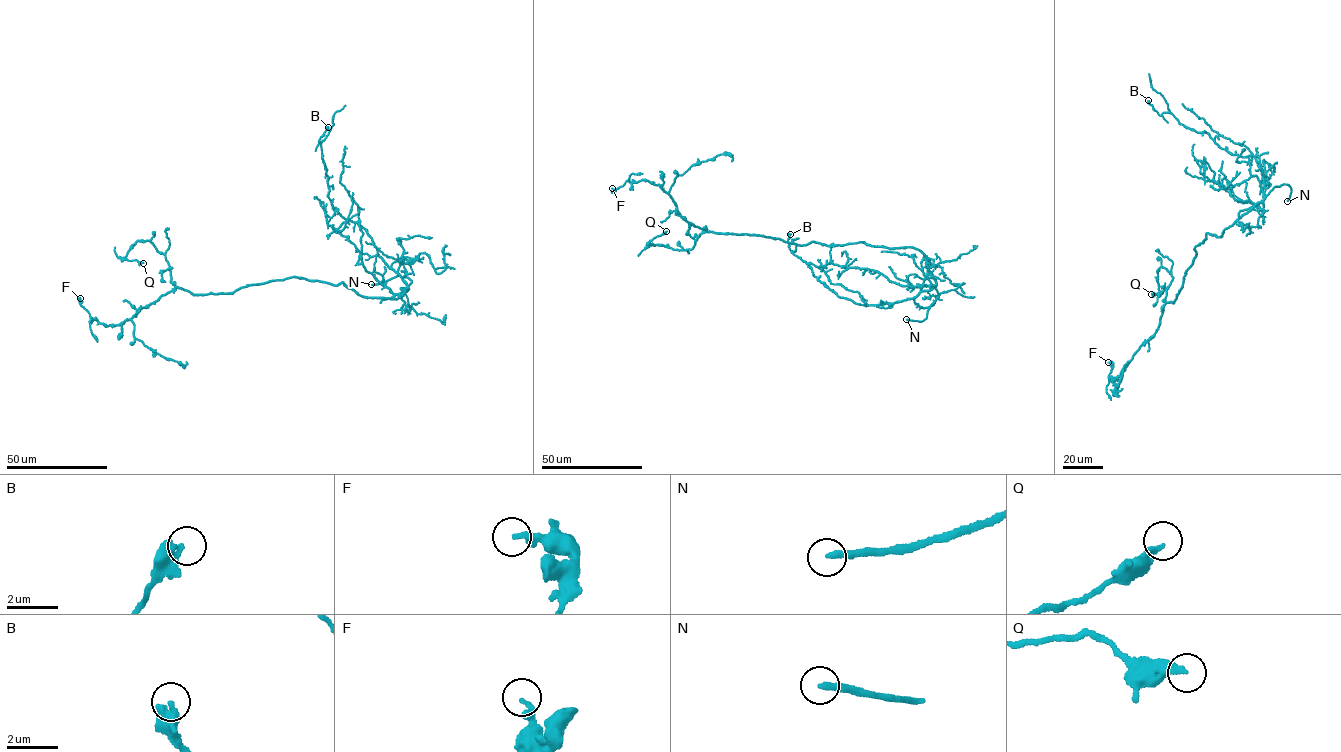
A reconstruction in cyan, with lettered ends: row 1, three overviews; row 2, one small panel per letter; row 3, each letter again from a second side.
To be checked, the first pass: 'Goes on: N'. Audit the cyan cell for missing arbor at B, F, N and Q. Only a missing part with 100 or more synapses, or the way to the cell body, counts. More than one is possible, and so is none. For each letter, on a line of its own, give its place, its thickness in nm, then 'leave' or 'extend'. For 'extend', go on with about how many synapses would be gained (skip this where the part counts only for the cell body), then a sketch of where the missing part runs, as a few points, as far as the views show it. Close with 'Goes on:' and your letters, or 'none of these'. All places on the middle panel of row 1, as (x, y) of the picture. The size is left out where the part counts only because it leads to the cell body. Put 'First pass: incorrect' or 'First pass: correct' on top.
First pass: correct
B: at (790, 234); 400 nm thick; leave
F: at (612, 188); 260 nm thick; leave
N: at (906, 319); 240 nm thick; extend
Q: at (666, 231); 260 nm thick; leave
Goes on: N

